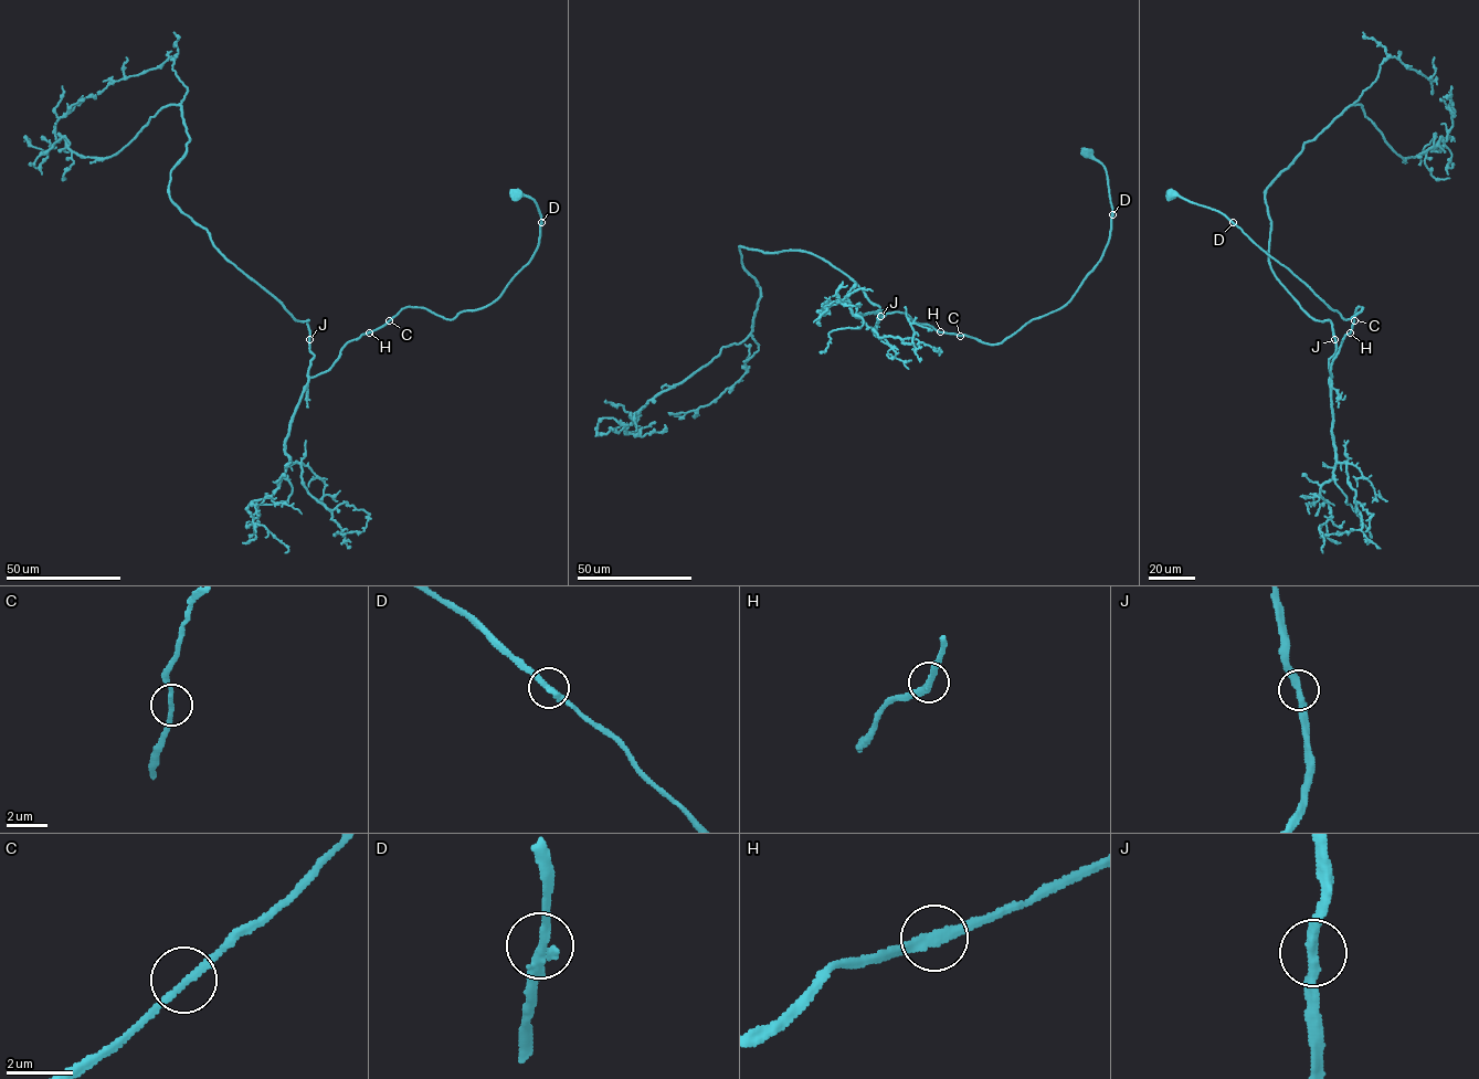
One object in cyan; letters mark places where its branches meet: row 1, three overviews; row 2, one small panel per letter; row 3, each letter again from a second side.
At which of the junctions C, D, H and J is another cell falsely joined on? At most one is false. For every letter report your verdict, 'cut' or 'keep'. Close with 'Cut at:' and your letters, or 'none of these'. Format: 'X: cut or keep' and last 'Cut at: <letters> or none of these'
C: keep
D: keep
H: keep
J: keep
Cut at: none of these

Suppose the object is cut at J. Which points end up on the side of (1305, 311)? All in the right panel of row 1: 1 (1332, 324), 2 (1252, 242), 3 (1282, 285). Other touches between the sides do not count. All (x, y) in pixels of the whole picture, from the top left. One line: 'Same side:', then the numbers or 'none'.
Same side: 1, 3

